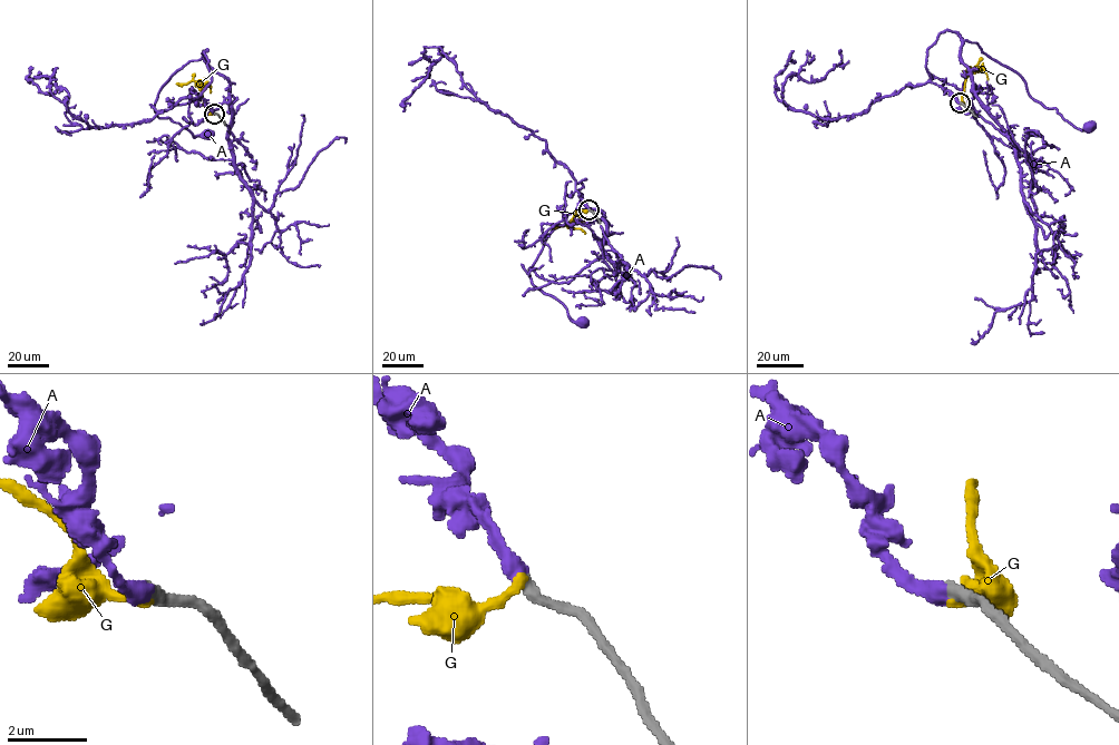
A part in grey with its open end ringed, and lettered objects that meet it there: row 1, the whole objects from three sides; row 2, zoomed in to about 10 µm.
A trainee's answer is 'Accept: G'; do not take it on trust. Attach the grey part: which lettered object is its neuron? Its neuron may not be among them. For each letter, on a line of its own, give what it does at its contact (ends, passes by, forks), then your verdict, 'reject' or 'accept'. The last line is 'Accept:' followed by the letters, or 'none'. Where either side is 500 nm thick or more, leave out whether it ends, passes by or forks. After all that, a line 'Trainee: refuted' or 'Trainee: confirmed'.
A: it ends there; accept
G: it ends there; reject
Accept: A
Trainee: refuted

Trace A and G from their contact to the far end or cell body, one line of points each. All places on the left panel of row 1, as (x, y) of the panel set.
A: (214, 113), (201, 97), (212, 81), (206, 49), (164, 84), (154, 110), (194, 137), (208, 135)
G: (214, 114), (204, 105), (197, 80), (204, 80), (210, 92)

